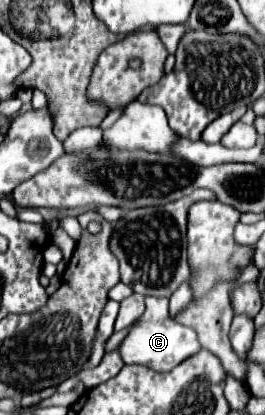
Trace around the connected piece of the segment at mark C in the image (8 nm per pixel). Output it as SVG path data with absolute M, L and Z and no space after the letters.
M147 298L147 310L135 322L125 336L125 340L119 344L119 354L125 364L143 364L147 368L153 368L155 372L167 372L181 364L185 358L191 354L199 352L201 344L197 340L197 334L193 328L183 326L175 322L169 316L169 299L168 298Z

